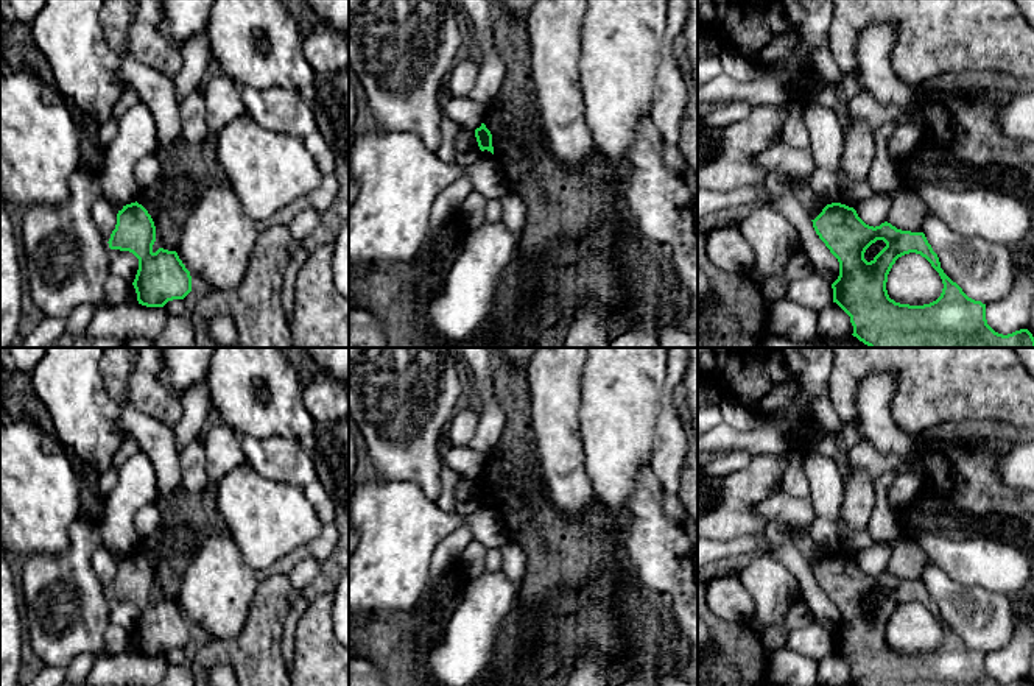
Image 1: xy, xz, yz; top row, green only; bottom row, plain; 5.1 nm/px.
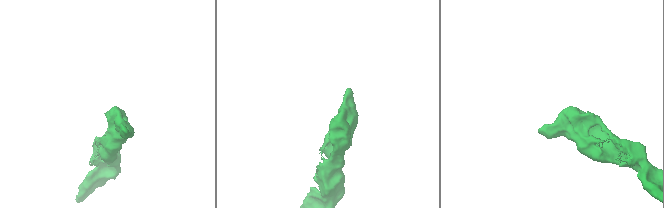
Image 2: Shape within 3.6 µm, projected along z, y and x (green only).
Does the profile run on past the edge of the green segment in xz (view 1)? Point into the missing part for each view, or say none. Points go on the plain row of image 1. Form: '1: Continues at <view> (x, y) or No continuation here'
1: No continuation here

